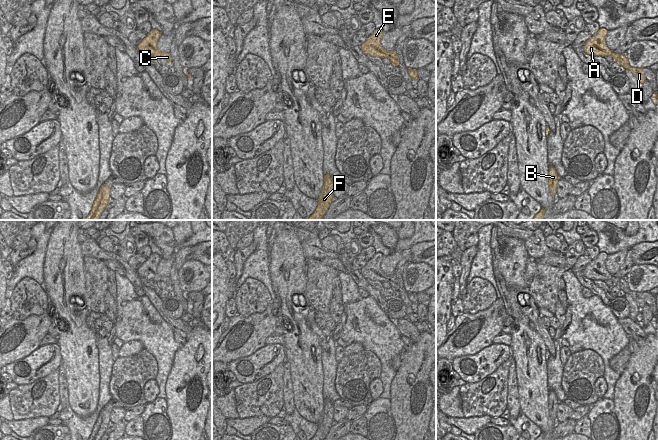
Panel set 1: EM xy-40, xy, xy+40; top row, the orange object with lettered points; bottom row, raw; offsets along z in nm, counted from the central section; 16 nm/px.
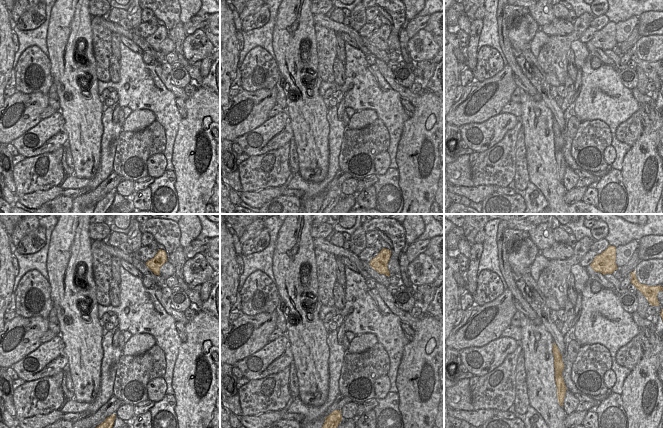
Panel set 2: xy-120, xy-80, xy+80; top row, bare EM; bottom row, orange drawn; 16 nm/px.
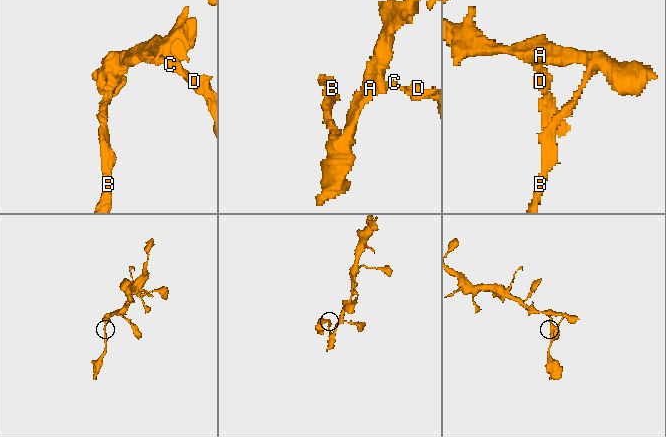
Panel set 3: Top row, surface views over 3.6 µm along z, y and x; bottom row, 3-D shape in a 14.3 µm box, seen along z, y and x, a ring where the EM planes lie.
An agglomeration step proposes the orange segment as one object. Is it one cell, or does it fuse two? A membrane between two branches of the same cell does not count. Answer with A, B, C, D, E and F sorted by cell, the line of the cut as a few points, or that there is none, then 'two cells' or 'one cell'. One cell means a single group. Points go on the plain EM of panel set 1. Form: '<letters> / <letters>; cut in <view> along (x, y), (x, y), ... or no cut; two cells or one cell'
A B C D E F; no cut; one cell

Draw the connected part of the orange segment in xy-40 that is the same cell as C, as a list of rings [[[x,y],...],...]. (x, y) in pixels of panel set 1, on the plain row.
[[[152,253],[147,260],[137,269],[139,277],[146,278],[147,280],[153,280],[155,282],[165,282],[168,288],[171,287],[172,281],[170,277],[161,276],[157,273],[157,265],[161,259],[157,253]]]

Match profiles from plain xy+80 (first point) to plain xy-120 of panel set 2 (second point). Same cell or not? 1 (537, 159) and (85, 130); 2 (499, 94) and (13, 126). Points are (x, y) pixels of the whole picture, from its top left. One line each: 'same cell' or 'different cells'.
1: same cell
2: same cell

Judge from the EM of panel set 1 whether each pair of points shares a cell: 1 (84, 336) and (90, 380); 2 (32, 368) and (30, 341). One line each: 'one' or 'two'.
1: one
2: two

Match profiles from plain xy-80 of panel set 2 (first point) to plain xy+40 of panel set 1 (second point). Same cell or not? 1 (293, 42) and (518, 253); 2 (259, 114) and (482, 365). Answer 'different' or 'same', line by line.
1: same
2: different

